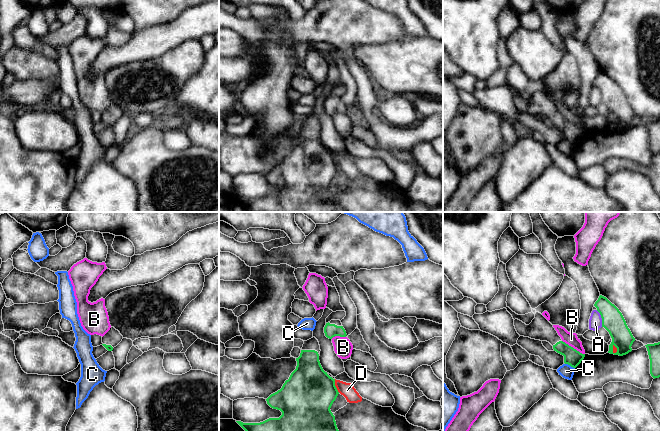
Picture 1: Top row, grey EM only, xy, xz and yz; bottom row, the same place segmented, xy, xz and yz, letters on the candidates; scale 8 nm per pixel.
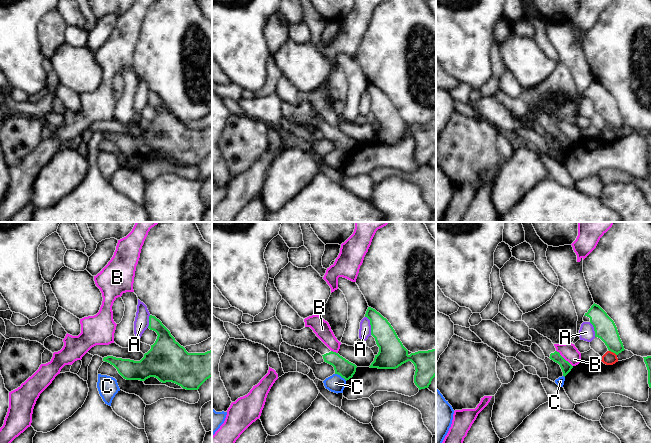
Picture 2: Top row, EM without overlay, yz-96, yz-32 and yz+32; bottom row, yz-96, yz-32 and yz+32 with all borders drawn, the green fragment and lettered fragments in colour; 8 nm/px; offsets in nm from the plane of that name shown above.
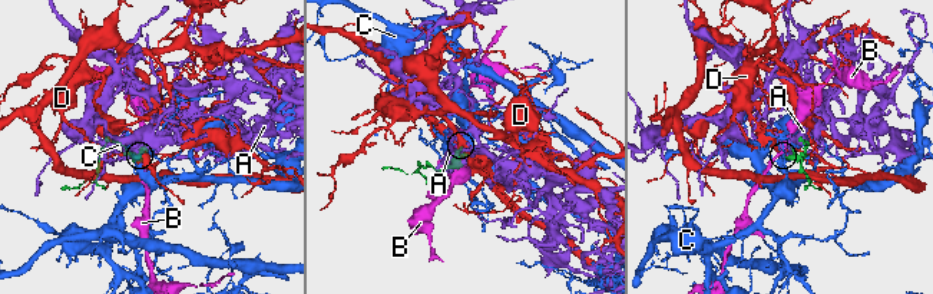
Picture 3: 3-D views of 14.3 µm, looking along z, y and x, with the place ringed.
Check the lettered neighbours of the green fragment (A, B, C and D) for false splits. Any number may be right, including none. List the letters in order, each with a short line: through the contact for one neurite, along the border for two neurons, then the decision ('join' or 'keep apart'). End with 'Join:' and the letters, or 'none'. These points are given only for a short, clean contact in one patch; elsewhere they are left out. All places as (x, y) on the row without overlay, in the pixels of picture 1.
A: keep apart
B: yz (562, 116), (584, 130) | keep apart
C: yz (565, 139), (574, 144) | keep apart
D: xz (334, 155), (334, 161), (339, 168) | keep apart
Join: none

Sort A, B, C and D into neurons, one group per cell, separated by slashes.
A / B / C / D

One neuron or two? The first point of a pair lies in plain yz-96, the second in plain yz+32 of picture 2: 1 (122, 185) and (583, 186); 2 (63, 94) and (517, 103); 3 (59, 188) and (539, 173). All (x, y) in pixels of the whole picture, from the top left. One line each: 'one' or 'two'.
1: one
2: two
3: one

